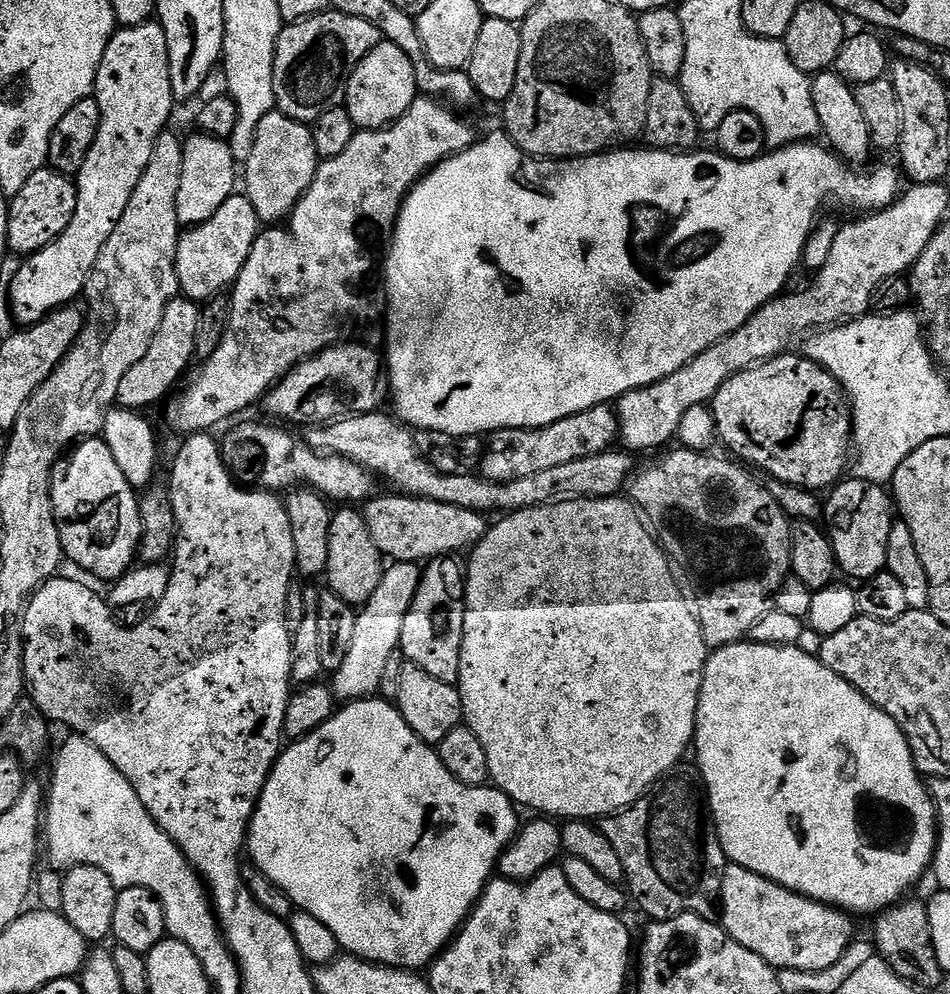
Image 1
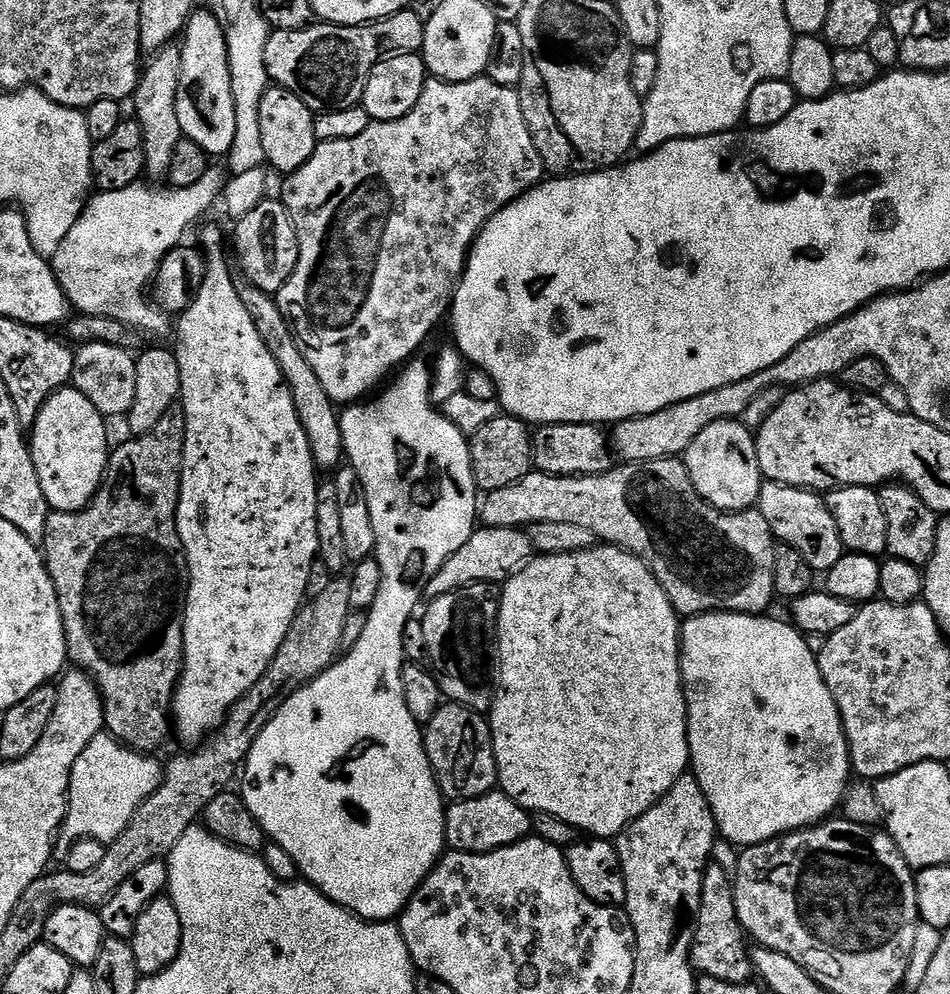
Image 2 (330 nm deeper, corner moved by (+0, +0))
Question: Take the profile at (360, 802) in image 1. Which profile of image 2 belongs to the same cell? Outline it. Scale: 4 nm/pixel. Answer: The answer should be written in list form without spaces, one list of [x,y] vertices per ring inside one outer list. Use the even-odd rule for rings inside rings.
[[[420,358],[413,359],[383,389],[384,396],[378,397],[377,400],[357,402],[340,412],[340,429],[344,435],[344,455],[347,463],[354,470],[358,470],[362,478],[362,486],[366,490],[366,506],[370,506],[370,522],[374,522],[374,538],[376,539],[374,559],[382,570],[382,584],[378,586],[378,598],[374,598],[371,608],[367,611],[366,630],[362,630],[362,638],[358,638],[354,650],[343,653],[331,668],[327,668],[322,675],[311,680],[305,688],[296,691],[277,710],[274,718],[262,730],[262,734],[258,734],[242,769],[244,801],[250,814],[254,814],[254,818],[262,826],[265,837],[271,843],[282,846],[282,850],[286,850],[286,854],[294,858],[297,873],[307,883],[313,884],[322,895],[345,908],[347,912],[351,912],[353,916],[359,916],[360,919],[369,922],[395,921],[418,890],[418,886],[422,886],[422,882],[436,869],[436,863],[446,851],[444,838],[446,801],[440,792],[440,783],[436,781],[436,775],[433,774],[432,767],[428,765],[422,725],[414,722],[410,709],[406,706],[406,694],[402,690],[402,670],[406,663],[402,650],[402,634],[406,630],[406,622],[410,622],[417,615],[421,607],[420,600],[425,599],[424,591],[430,578],[434,578],[434,574],[438,574],[438,570],[446,566],[448,559],[458,554],[458,550],[462,550],[466,542],[470,542],[473,532],[476,531],[478,489],[472,473],[469,437],[464,436],[462,430],[458,430],[458,426],[454,426],[454,422],[450,422],[450,418],[446,418],[443,411],[433,403],[432,379],[433,369],[428,364],[424,365]]]

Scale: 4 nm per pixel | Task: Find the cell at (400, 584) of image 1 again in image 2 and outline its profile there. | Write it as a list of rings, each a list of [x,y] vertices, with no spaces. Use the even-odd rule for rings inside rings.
[[[477,527],[470,542],[466,542],[466,546],[462,546],[462,550],[458,550],[458,554],[450,557],[446,566],[442,566],[442,570],[438,570],[434,578],[430,578],[424,591],[425,597],[433,601],[442,594],[450,594],[460,588],[492,586],[495,580],[503,582],[515,572],[519,572],[529,560],[533,559],[533,556],[532,537],[525,531],[519,528]]]

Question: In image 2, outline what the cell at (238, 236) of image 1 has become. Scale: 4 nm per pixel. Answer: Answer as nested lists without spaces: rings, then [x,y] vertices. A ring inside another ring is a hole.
[[[266,198],[250,214],[235,221],[236,237],[231,237],[230,244],[236,247],[236,260],[240,263],[243,279],[249,280],[258,290],[278,293],[282,286],[294,274],[298,266],[298,238],[294,222],[286,210],[283,199]]]

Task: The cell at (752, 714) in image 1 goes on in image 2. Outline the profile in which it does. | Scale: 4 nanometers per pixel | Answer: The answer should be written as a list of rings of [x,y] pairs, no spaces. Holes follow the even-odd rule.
[[[708,612],[705,616],[690,616],[680,629],[680,677],[688,707],[688,754],[690,772],[696,777],[706,802],[710,802],[712,816],[716,820],[719,835],[732,844],[752,848],[767,840],[777,840],[788,832],[800,832],[831,817],[841,807],[844,791],[853,775],[852,759],[848,753],[848,739],[838,706],[820,673],[817,653],[812,652],[809,641],[787,619],[771,620],[771,615],[747,616],[741,612]]]

